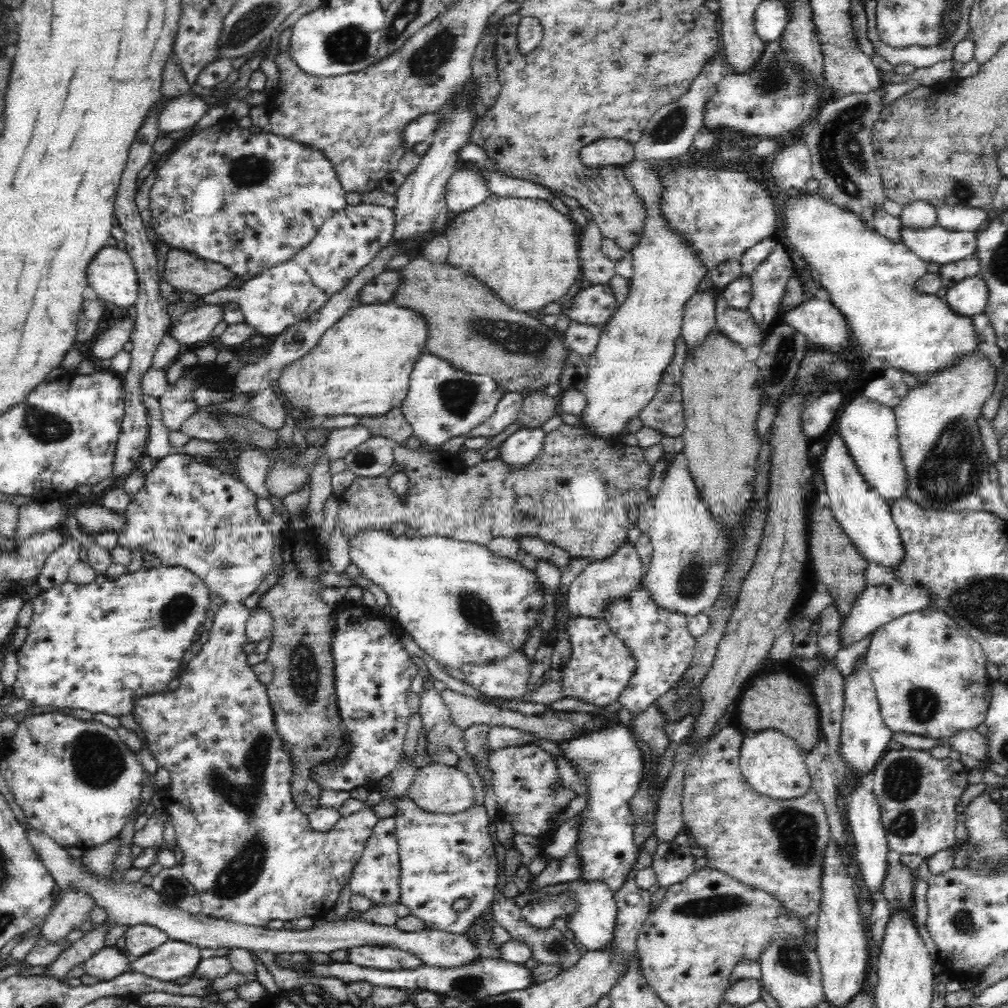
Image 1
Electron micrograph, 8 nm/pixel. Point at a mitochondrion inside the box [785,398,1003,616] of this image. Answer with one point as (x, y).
(951, 472)

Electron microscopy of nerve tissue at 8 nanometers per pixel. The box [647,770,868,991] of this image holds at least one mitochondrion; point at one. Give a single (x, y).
(796, 831)

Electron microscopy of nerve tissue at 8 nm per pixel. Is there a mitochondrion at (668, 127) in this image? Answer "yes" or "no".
yes

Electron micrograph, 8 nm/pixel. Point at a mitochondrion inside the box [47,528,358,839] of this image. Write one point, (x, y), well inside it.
(245, 796)

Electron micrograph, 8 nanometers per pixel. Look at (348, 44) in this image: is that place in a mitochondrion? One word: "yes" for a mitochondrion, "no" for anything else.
yes

